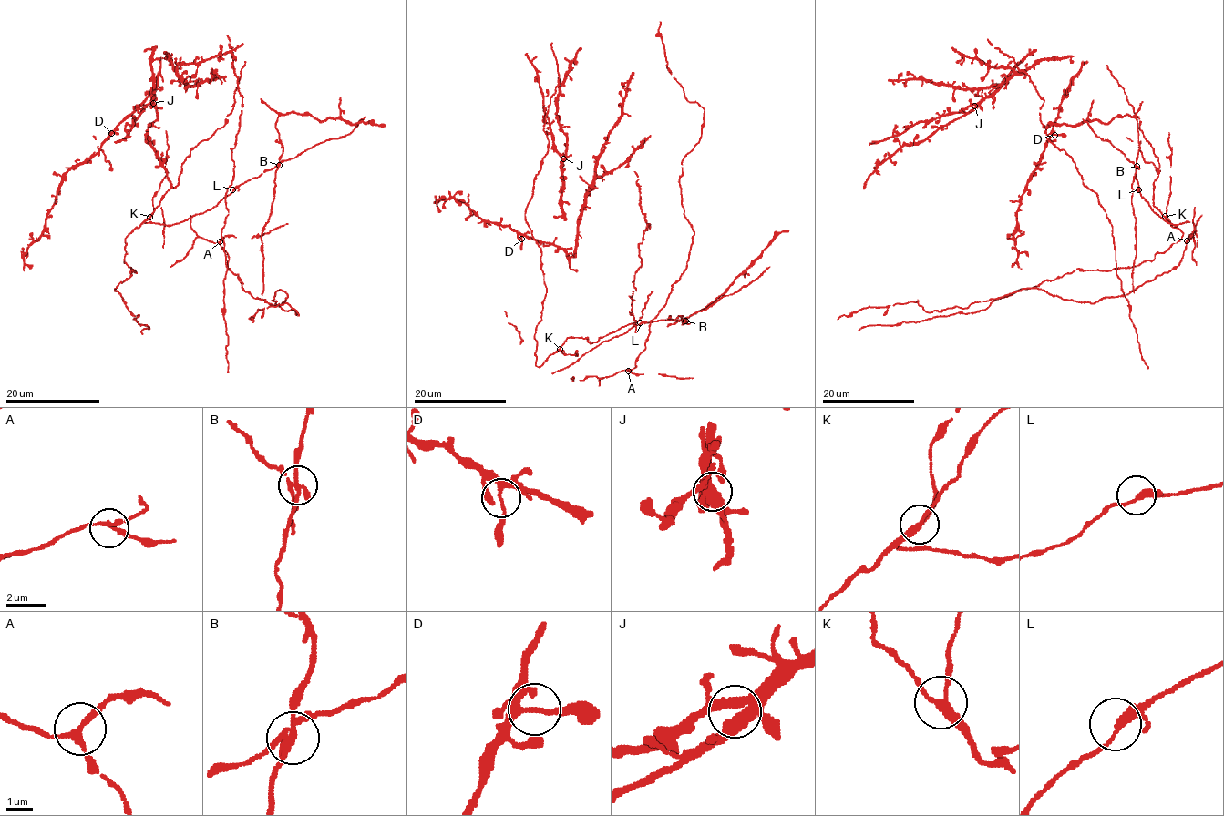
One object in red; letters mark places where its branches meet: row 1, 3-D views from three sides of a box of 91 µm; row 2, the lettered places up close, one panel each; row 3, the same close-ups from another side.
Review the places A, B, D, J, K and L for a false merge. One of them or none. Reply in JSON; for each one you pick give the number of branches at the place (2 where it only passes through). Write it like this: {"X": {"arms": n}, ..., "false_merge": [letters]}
{"B": {"arms": 4}, "false_merge": ["B"]}

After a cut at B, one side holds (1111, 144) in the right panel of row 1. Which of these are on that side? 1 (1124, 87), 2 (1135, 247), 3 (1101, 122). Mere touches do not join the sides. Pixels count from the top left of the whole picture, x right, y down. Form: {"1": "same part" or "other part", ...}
{"1": "same part", "2": "other part", "3": "other part"}

